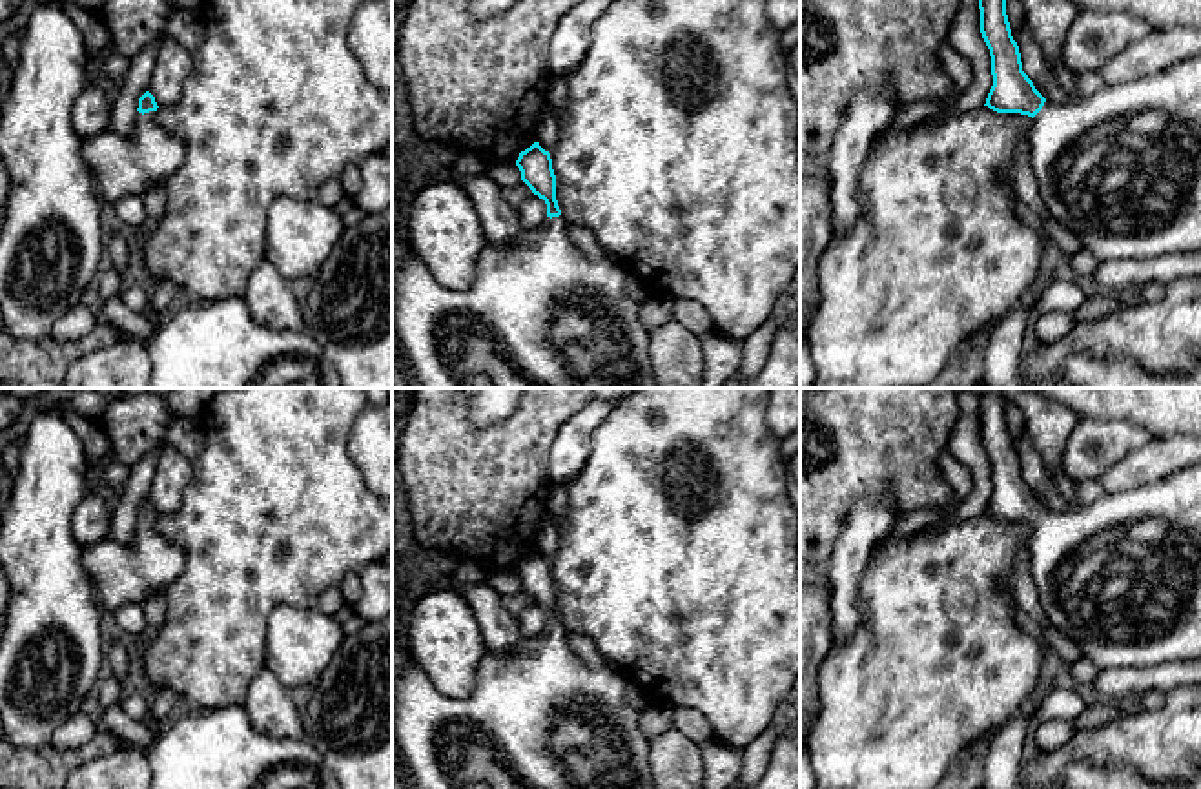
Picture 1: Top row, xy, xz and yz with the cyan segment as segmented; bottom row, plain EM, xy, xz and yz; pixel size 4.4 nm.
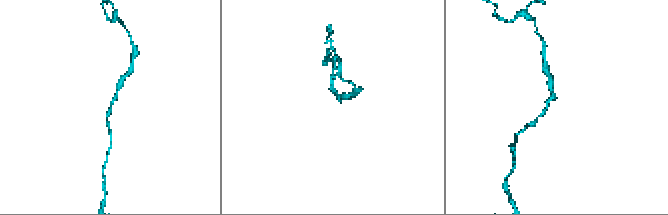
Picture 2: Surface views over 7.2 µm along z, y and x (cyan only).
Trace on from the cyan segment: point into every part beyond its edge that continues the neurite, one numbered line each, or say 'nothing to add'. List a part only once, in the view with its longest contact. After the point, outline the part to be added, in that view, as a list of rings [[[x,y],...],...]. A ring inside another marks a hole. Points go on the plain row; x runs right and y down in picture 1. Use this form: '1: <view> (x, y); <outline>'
1: xy (121, 574); [[[157,519],[137,521],[135,539],[129,545],[102,538],[82,547],[80,558],[95,587],[102,614],[113,614],[128,603],[144,605],[149,592],[164,596],[166,589],[182,574],[186,565],[184,550],[157,532]]]

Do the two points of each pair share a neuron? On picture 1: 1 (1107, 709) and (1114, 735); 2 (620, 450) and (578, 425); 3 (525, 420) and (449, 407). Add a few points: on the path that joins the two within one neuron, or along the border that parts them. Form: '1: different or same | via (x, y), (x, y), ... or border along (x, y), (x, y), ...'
1: different | border along (1123, 715), (1077, 733)
2: different | border along (616, 407), (595, 430), (589, 458), (576, 472)
3: same | via (505, 434), (474, 434), (467, 427)

